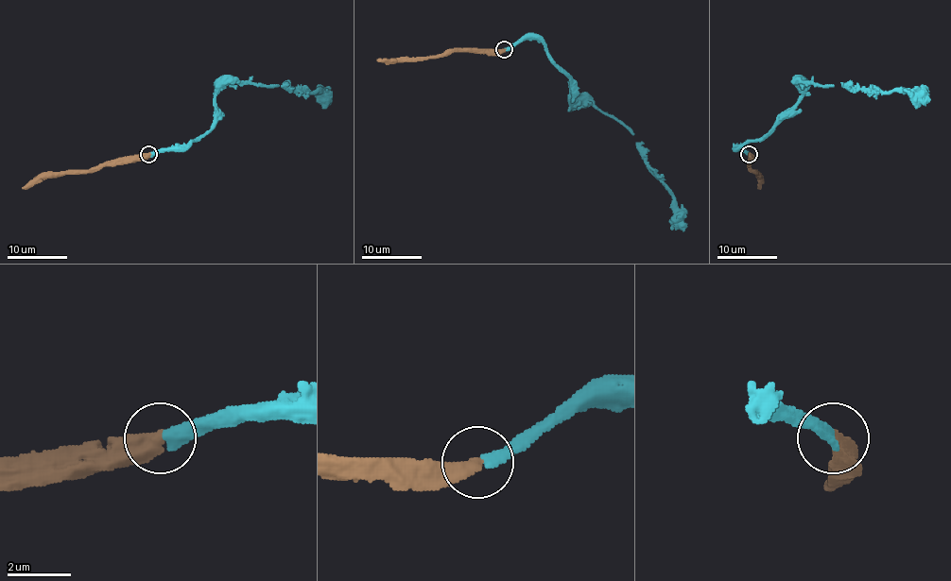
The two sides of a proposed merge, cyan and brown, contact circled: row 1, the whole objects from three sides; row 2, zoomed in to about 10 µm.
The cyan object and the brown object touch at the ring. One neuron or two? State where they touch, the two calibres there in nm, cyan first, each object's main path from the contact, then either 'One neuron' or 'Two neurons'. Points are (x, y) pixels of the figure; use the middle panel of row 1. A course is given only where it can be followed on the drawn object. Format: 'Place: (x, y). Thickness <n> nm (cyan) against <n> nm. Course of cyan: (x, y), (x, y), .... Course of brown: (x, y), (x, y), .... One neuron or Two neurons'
Place: (504, 49). Thickness 400 nm (cyan) against 460 nm. Course of cyan: (505, 50), (537, 38), (567, 74), (570, 101), (590, 100), (633, 134), (683, 231). Course of brown: (504, 50), (451, 50), (426, 58), (376, 60). One neuron

